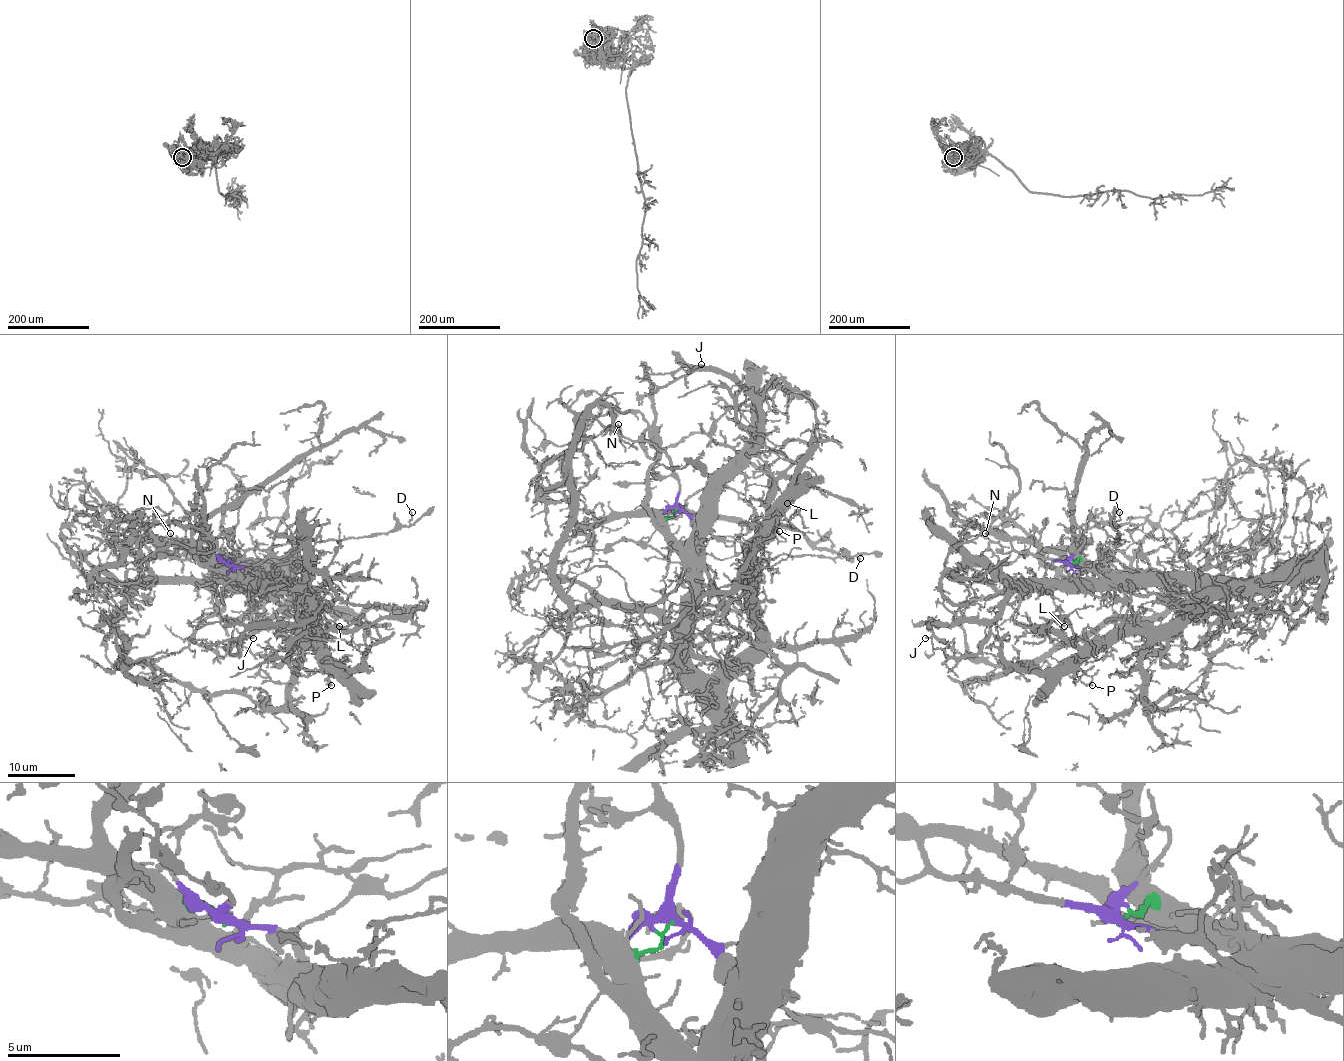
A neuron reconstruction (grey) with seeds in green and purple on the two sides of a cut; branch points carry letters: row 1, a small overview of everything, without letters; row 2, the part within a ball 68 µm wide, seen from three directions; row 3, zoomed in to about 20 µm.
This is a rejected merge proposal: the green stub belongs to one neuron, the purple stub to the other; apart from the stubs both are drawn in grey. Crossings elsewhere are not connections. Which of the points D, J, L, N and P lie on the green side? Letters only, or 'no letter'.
J, L, P

